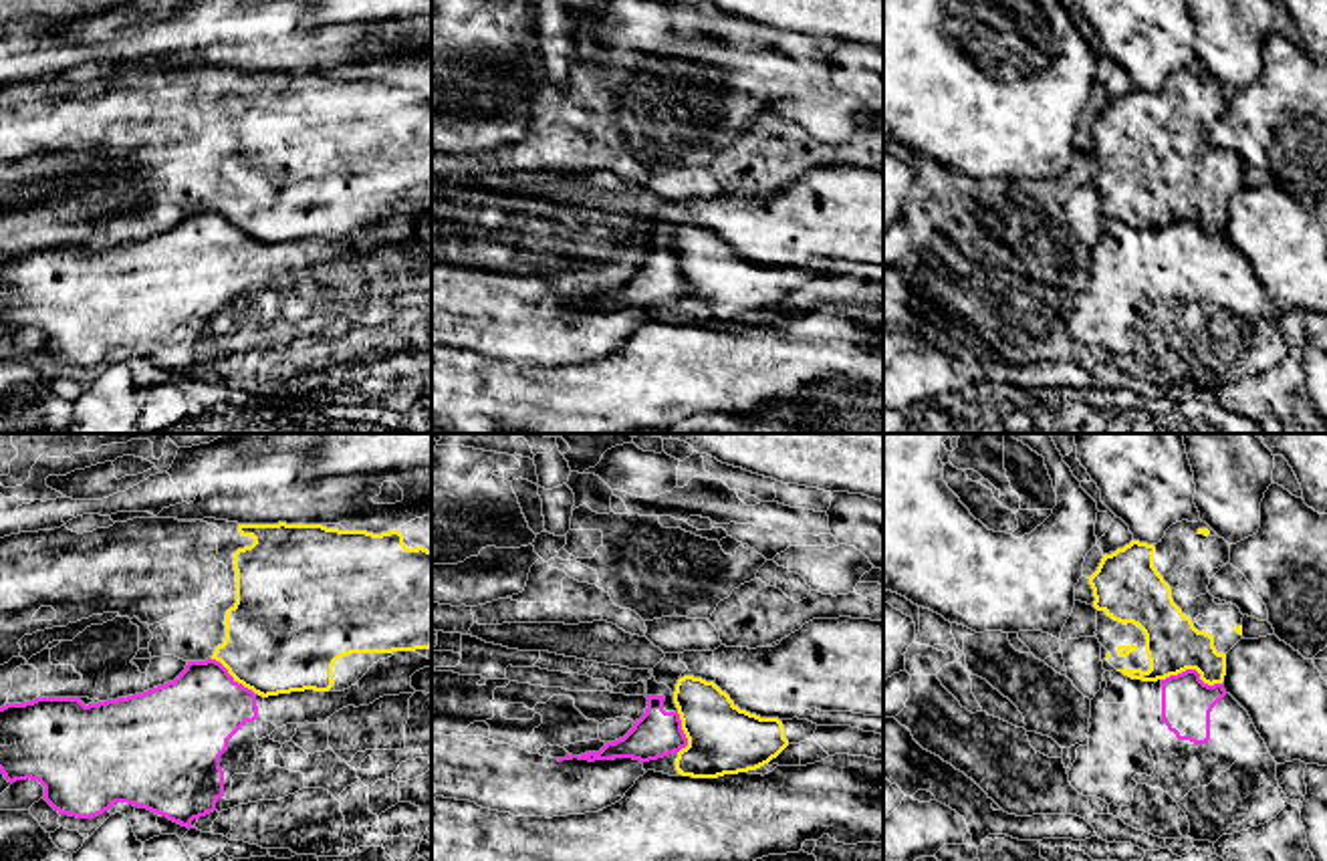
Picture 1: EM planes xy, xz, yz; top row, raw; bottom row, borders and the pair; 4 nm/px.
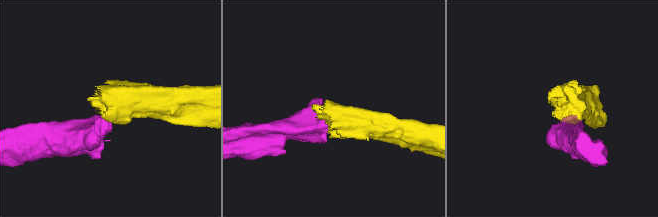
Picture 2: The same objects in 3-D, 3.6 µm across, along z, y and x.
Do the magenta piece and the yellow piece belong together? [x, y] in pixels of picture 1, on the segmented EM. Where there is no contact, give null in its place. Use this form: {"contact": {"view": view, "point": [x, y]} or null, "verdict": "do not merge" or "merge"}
{"contact": {"view": "yz", "point": [1192, 670]}, "verdict": "do not merge"}

